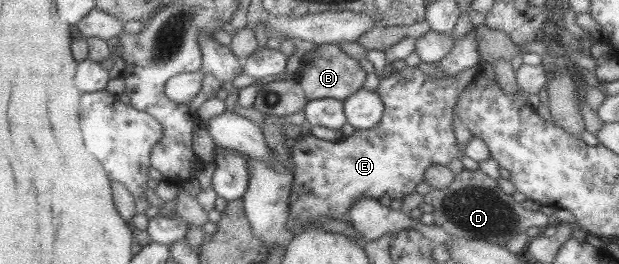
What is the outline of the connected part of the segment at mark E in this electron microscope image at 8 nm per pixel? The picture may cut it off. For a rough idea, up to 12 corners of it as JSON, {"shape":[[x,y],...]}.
{"shape":[[393,70],[378,125],[291,148],[293,235],[357,199],[403,199],[459,148],[481,70]]}

